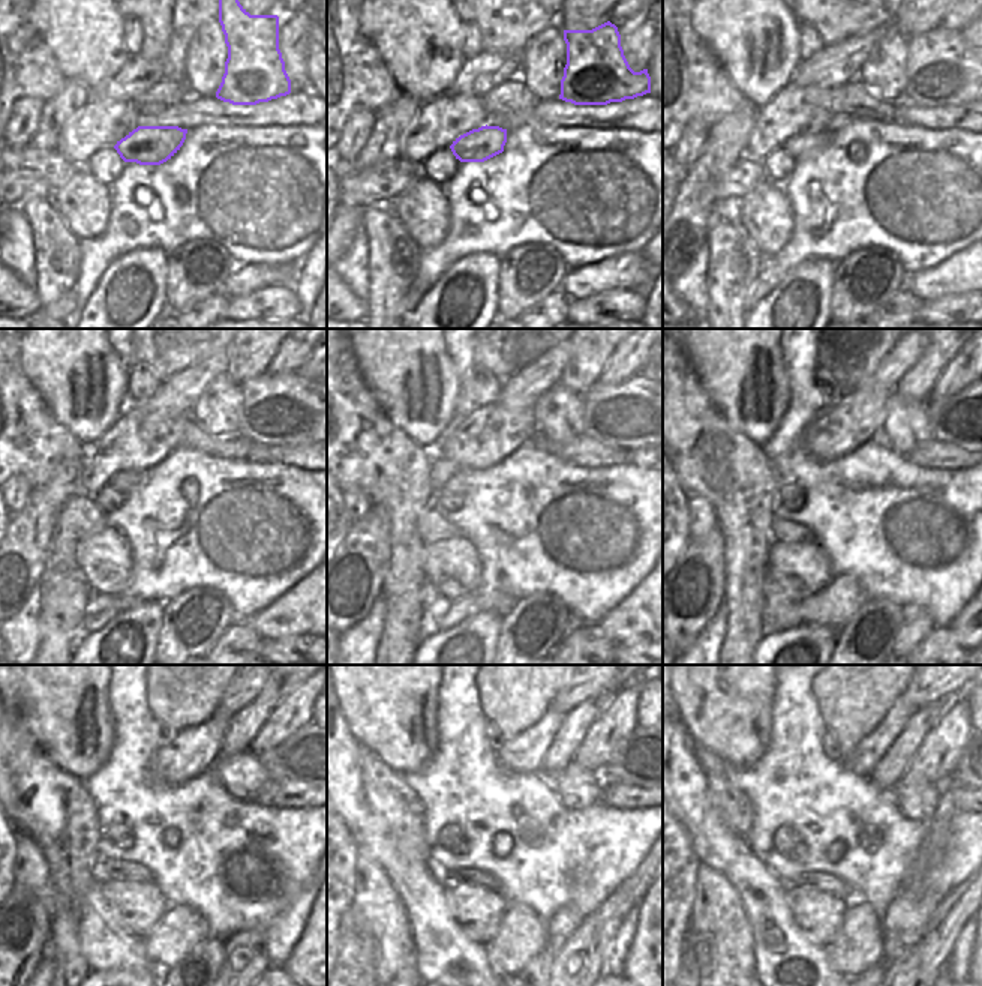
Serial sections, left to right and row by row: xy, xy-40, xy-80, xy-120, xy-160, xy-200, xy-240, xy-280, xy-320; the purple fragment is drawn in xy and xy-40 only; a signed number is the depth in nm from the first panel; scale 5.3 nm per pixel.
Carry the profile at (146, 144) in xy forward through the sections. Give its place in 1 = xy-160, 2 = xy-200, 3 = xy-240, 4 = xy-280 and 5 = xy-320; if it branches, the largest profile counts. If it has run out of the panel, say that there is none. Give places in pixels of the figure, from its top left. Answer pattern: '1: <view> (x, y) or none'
1: xy-160 (456, 483)
2: xy-200 (789, 492)
3: xy-240 (116, 832)
4: xy-280 (450, 836)
5: xy-320 (784, 841)

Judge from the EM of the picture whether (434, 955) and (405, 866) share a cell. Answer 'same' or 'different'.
same

